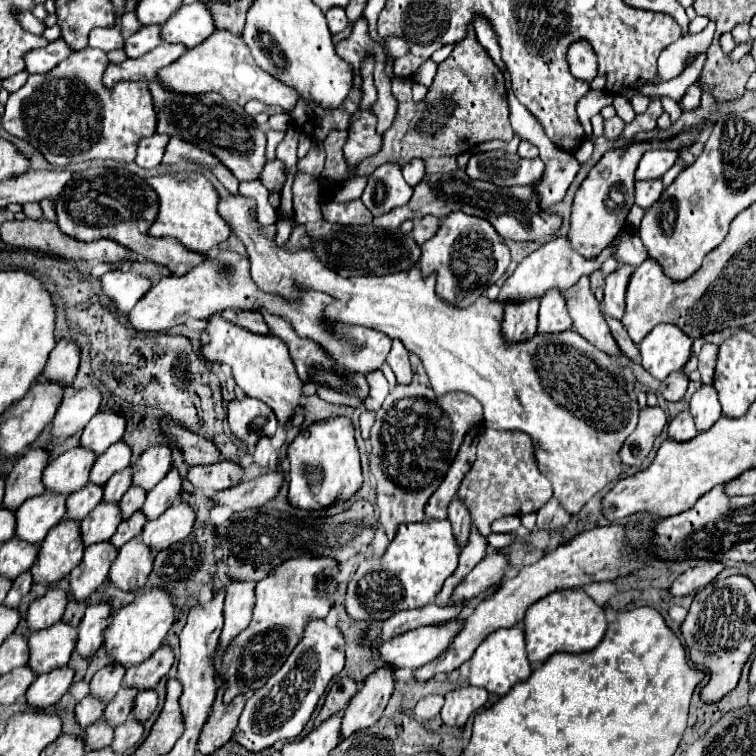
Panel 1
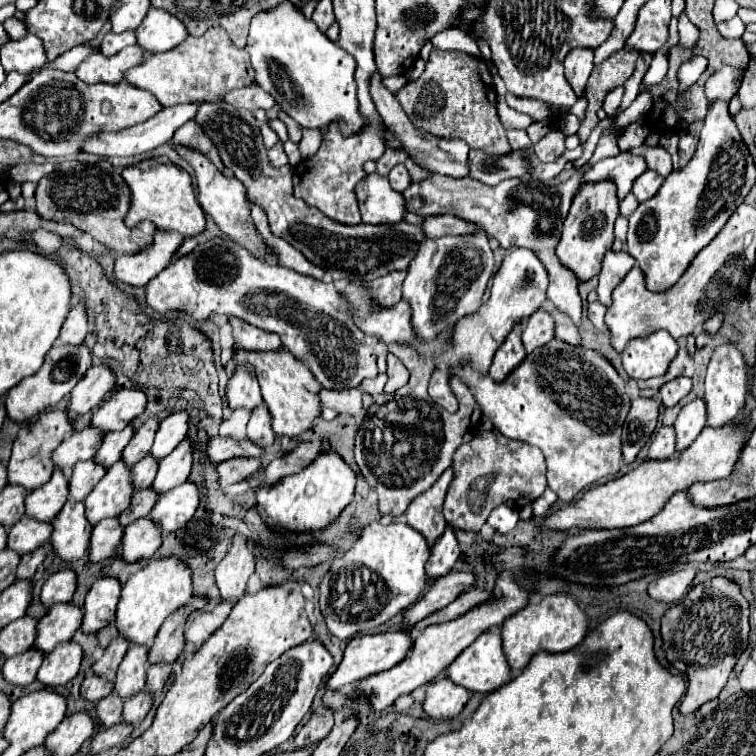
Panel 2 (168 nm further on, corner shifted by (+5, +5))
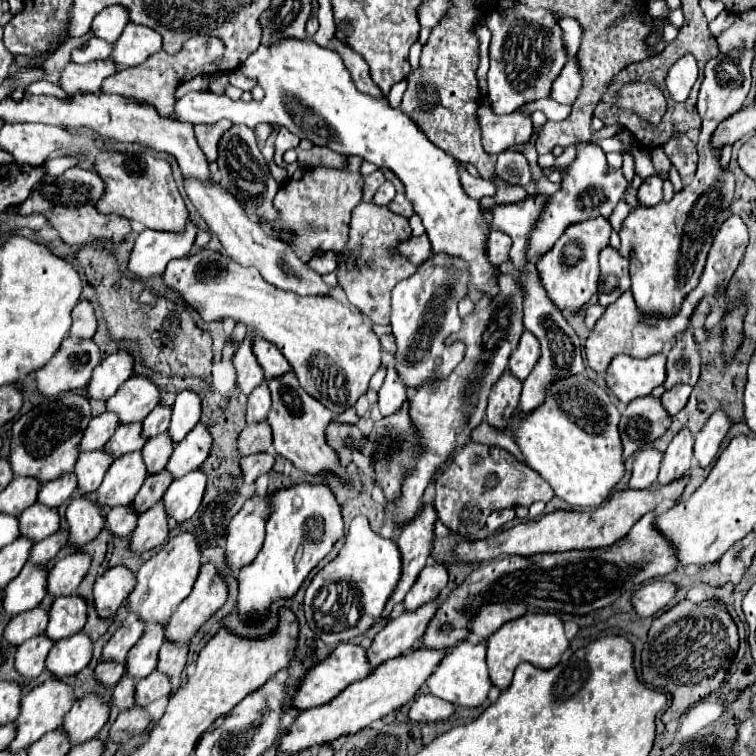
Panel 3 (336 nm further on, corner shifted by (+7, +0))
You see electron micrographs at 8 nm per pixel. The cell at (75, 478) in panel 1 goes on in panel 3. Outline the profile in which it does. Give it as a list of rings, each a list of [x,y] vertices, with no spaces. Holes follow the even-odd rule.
[[[105,412],[105,414],[95,416],[89,422],[89,426],[87,426],[87,430],[85,430],[85,434],[83,434],[81,442],[79,442],[79,452],[103,450],[103,446],[113,436],[113,432],[115,432],[117,426],[119,426],[119,422],[117,422],[117,416],[115,414]]]

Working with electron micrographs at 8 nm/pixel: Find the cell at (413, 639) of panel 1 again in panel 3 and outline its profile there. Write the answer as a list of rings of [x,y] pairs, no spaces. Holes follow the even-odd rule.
[[[341,642],[333,654],[323,660],[321,664],[317,664],[315,668],[311,668],[297,692],[297,696],[293,698],[293,706],[299,708],[299,710],[309,710],[309,708],[315,708],[315,706],[321,706],[329,700],[333,700],[341,690],[345,690],[349,684],[357,682],[357,680],[363,680],[365,676],[369,676],[371,672],[375,670],[375,666],[369,662],[367,658],[367,650],[359,644],[351,644],[351,642]]]

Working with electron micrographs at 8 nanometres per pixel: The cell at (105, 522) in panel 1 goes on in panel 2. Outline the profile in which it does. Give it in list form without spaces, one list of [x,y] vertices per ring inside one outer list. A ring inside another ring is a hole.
[[[123,461],[111,465],[105,477],[95,485],[95,489],[85,499],[85,515],[91,525],[99,523],[105,517],[121,515],[133,495],[131,487],[131,467]]]

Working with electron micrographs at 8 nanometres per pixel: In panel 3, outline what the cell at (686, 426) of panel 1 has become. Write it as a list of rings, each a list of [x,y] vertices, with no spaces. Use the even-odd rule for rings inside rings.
[[[657,448],[639,452],[633,462],[633,474],[631,474],[629,486],[631,488],[649,488],[657,480],[657,474],[661,468],[661,458],[663,458],[663,452]]]

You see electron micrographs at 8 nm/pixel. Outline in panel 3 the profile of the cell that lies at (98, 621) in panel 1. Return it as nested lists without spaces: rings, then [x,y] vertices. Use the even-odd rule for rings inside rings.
[[[115,566],[97,578],[93,586],[95,610],[101,618],[111,618],[125,602],[125,594],[133,590],[133,572],[125,566]]]

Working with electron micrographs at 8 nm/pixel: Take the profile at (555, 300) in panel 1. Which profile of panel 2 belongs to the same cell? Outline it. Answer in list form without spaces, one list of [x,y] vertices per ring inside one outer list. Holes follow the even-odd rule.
[[[539,309],[535,315],[527,319],[525,331],[521,333],[525,353],[533,353],[539,345],[547,345],[547,341],[553,339],[553,333],[555,333],[553,317],[547,311]]]

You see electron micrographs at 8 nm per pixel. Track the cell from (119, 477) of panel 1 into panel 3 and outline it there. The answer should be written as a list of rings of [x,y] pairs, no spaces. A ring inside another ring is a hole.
[[[157,406],[145,420],[143,420],[143,436],[149,440],[153,436],[159,436],[167,432],[169,428],[169,418],[171,418],[171,408],[169,406]]]

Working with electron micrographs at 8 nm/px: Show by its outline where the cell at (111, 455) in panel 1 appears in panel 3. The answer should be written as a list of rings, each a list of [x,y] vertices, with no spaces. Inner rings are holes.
[[[129,424],[129,426],[119,426],[103,450],[111,458],[121,458],[123,454],[141,450],[143,444],[145,440],[141,438],[141,424]]]

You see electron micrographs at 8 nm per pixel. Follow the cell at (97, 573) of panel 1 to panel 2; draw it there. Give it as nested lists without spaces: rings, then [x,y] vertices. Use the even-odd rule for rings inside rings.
[[[111,517],[107,521],[99,521],[99,525],[93,527],[91,543],[89,543],[89,559],[91,561],[103,561],[111,555],[115,555],[115,549],[121,545],[123,527],[119,525],[117,517]]]

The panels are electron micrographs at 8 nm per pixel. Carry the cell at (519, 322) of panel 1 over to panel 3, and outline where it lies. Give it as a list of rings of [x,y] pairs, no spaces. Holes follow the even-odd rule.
[[[505,370],[503,376],[493,384],[487,406],[487,422],[497,430],[505,430],[505,422],[517,408],[521,384],[523,382],[517,376],[513,376],[511,370]]]

